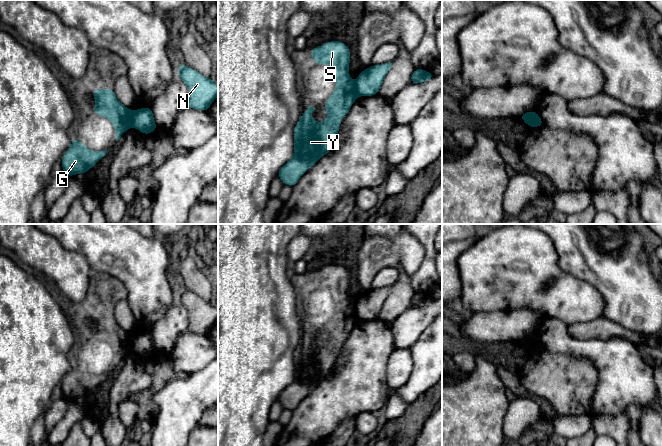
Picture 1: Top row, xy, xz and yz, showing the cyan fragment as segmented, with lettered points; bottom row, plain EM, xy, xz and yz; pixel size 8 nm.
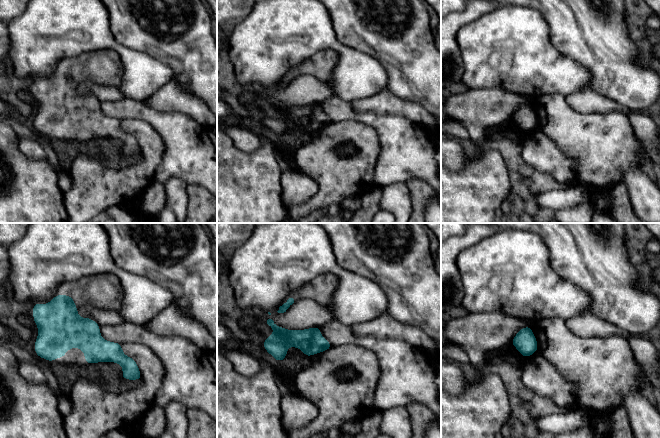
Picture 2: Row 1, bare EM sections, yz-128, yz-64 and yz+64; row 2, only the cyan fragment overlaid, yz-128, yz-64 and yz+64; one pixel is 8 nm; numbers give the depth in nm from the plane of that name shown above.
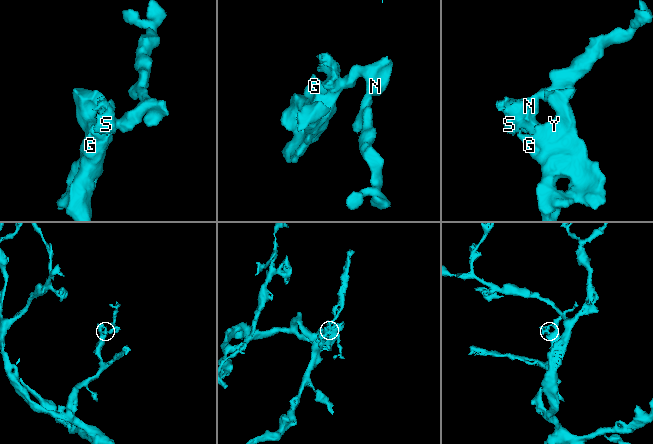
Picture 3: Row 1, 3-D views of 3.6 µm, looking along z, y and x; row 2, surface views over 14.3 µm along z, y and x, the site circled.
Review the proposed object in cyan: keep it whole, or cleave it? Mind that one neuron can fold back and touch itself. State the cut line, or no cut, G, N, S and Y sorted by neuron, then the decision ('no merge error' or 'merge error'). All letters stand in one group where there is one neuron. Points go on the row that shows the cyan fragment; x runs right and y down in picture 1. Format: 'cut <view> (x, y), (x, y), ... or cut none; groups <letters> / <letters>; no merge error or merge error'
cut xy (133, 111), (131, 126); groups G S Y / N; merge error

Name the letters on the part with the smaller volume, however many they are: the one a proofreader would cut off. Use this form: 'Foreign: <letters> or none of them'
Foreign: N

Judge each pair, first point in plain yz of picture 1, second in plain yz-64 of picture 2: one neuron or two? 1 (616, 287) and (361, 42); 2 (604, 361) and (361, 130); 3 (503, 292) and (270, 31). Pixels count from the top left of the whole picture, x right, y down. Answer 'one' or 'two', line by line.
1: one
2: two
3: one

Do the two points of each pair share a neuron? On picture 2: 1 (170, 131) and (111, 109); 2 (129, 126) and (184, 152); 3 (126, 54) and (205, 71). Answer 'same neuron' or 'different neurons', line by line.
1: same neuron
2: different neurons
3: different neurons

